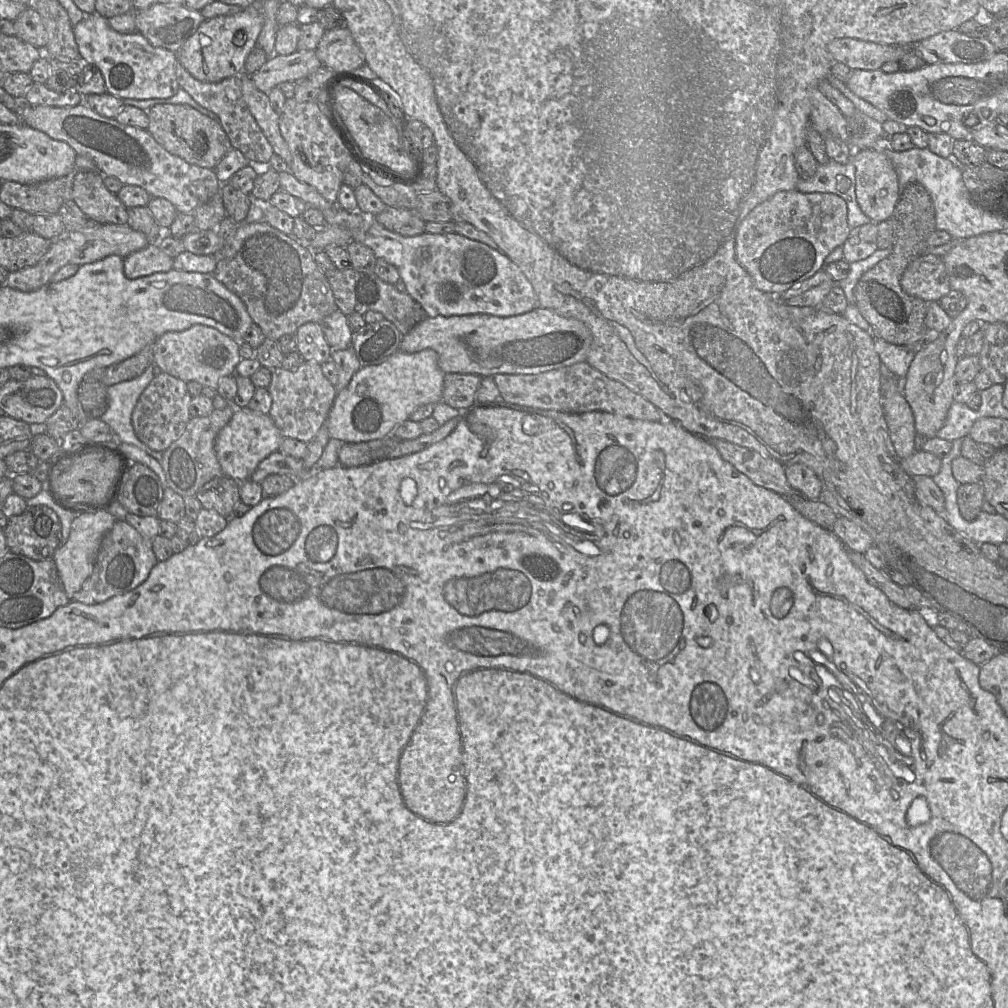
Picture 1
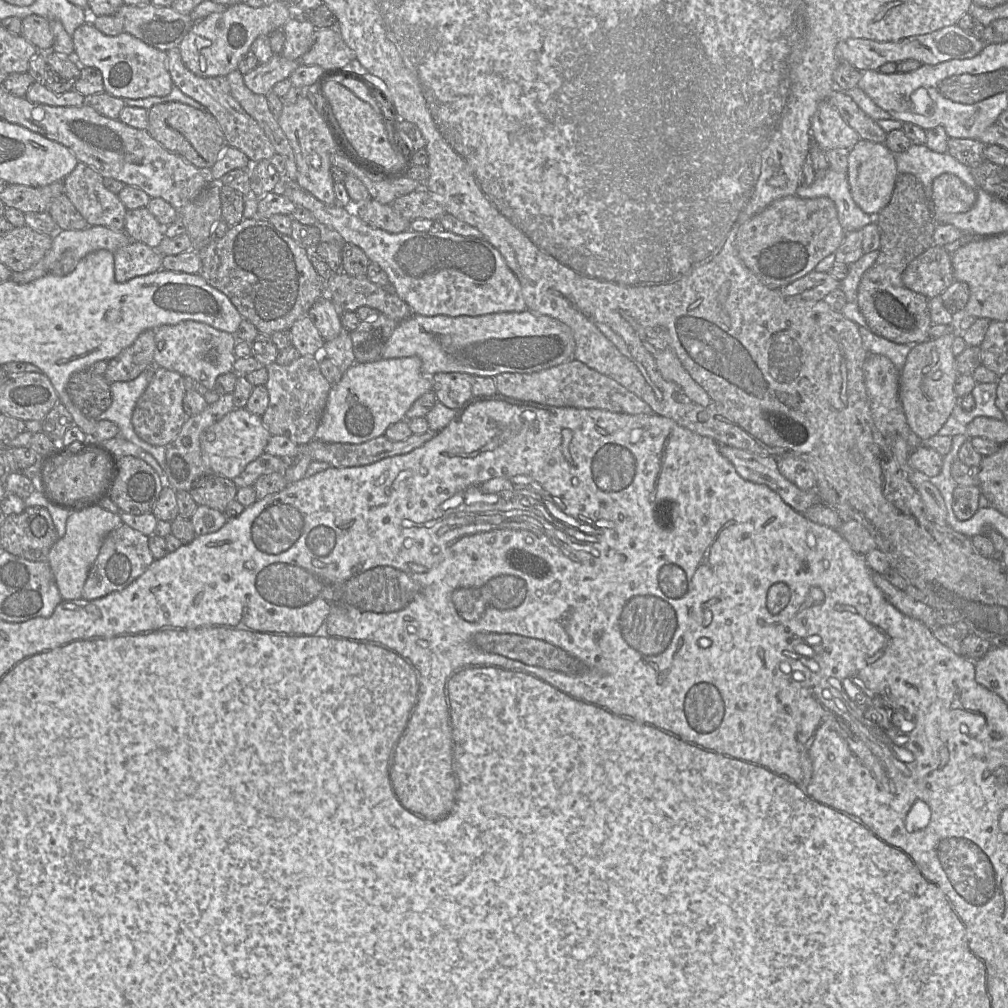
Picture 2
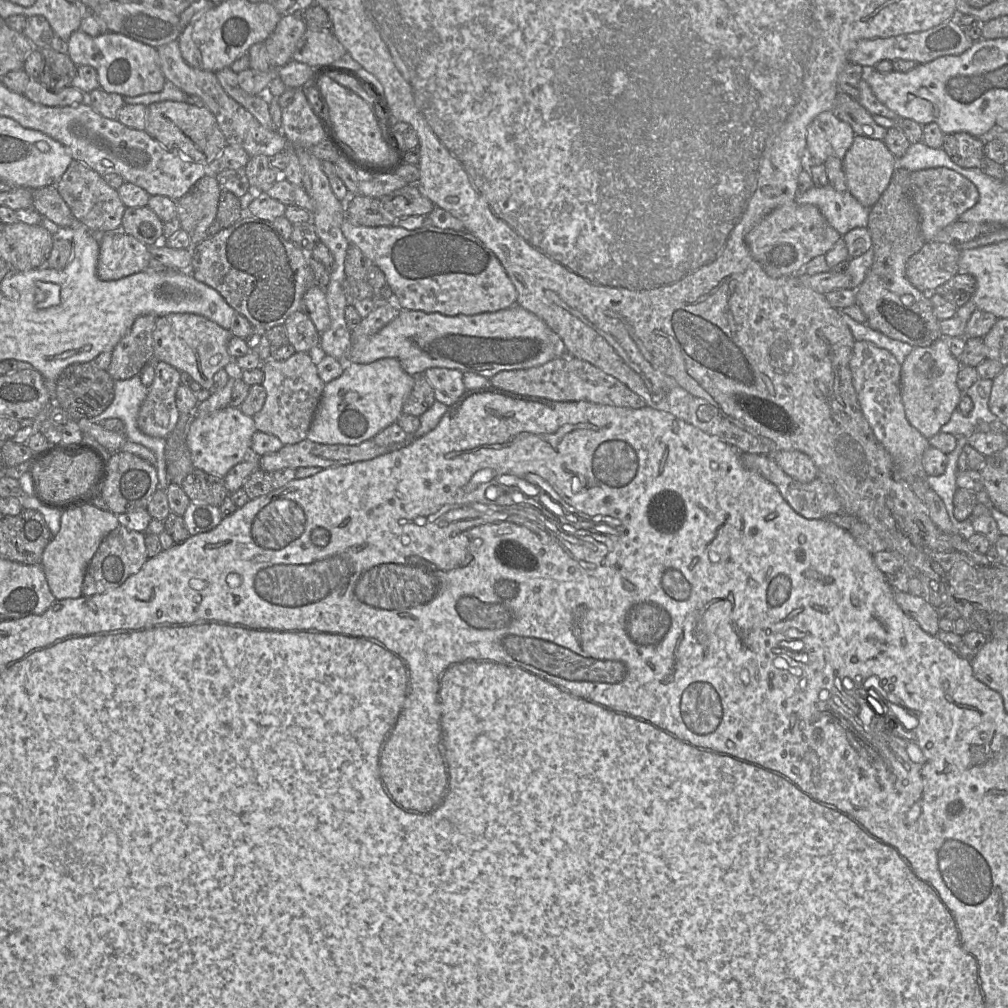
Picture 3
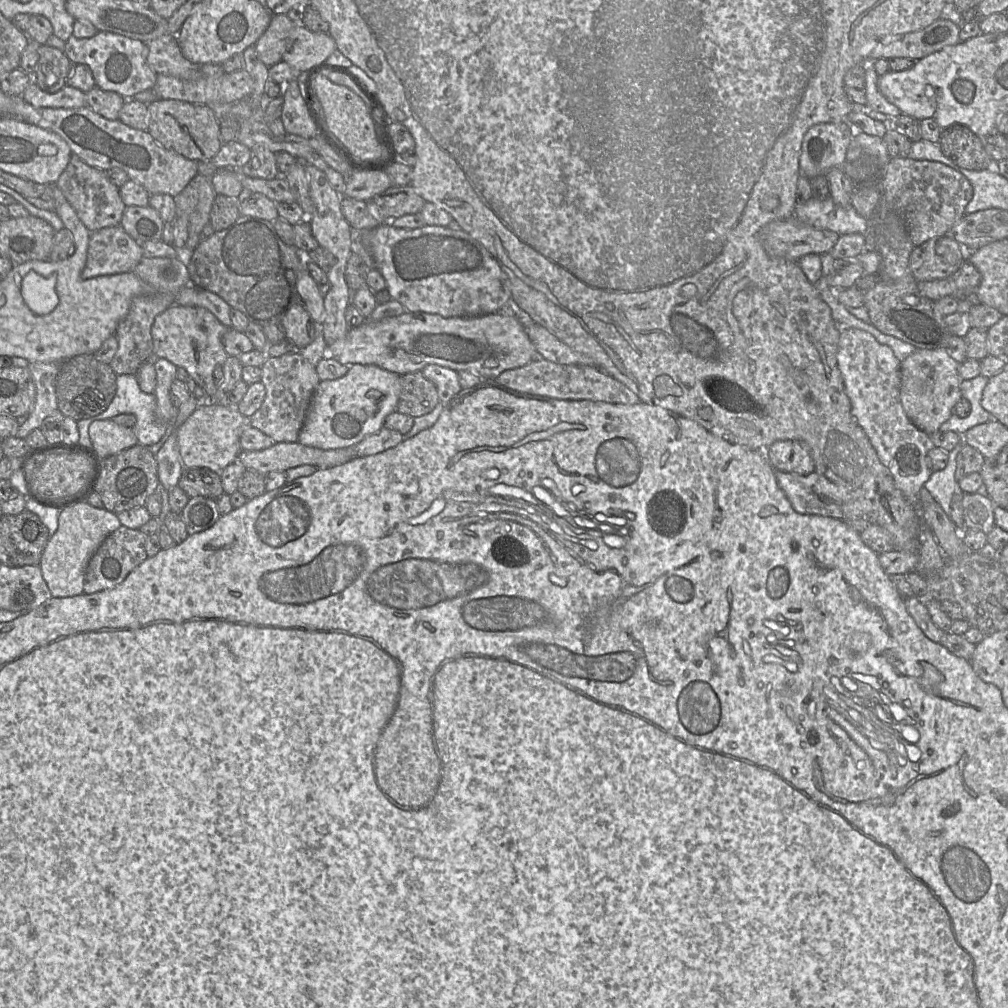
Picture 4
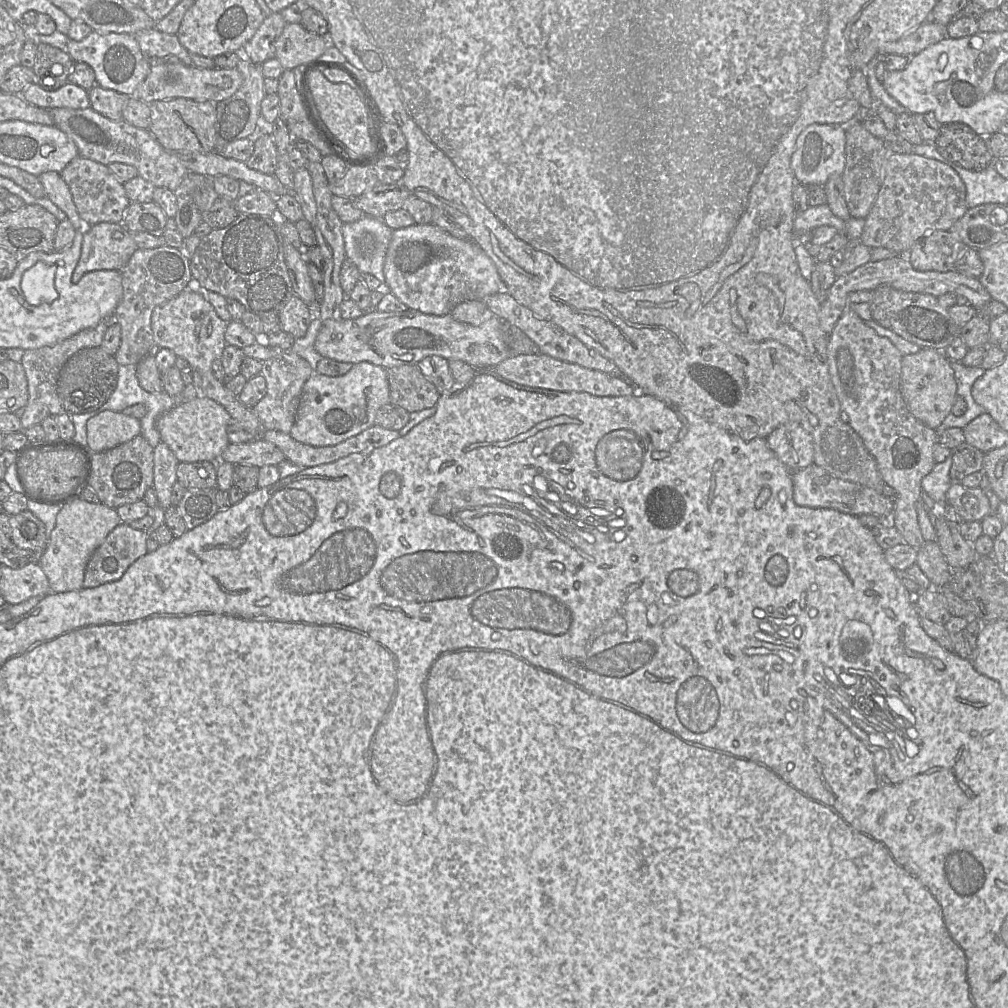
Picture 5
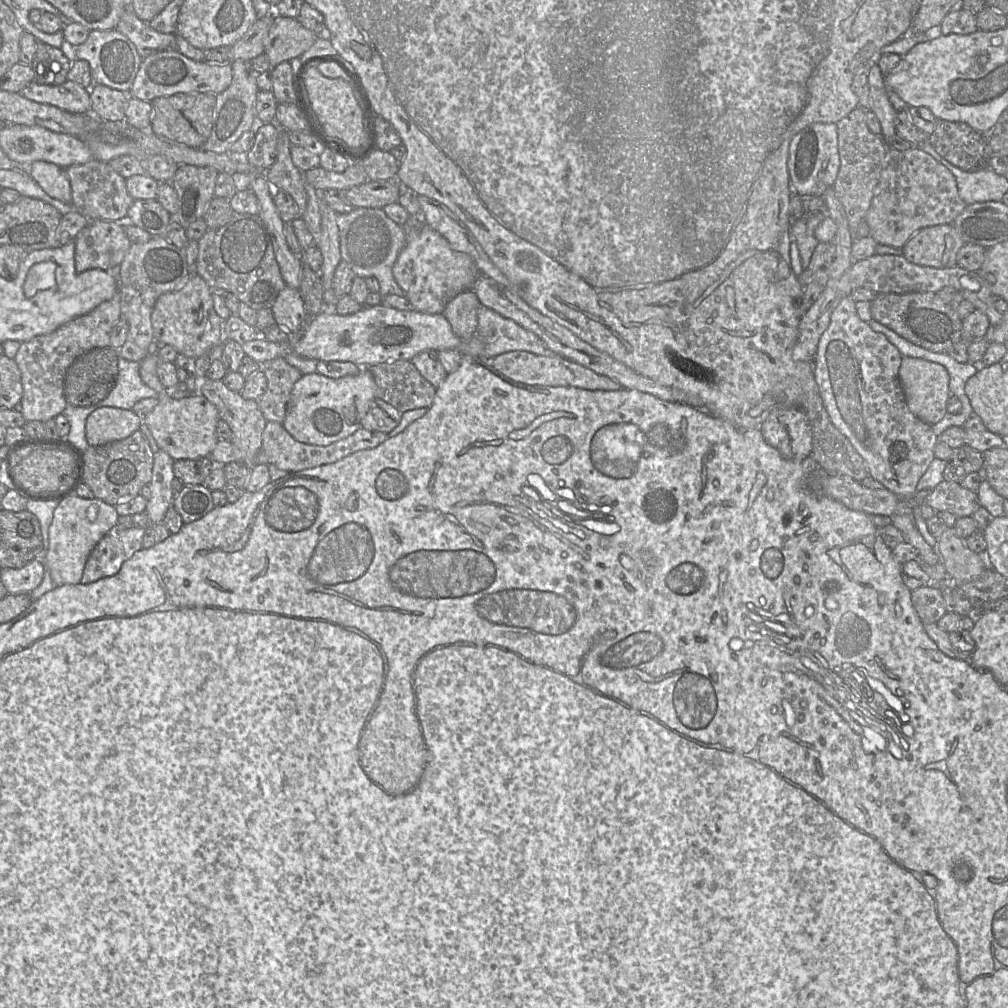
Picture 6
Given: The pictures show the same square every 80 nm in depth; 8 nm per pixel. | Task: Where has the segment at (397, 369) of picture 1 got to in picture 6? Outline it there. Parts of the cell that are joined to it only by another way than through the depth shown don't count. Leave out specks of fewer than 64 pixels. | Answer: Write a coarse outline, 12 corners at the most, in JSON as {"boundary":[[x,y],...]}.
{"boundary":[[366,367],[304,374],[282,424],[329,445],[362,428],[376,384]]}

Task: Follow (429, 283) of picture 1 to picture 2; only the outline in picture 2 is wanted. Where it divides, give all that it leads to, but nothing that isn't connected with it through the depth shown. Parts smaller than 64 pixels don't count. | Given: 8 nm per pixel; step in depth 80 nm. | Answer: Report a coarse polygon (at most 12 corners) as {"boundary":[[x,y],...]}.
{"boundary":[[298,184],[275,193],[361,248],[423,316],[527,309],[484,238],[390,233]]}

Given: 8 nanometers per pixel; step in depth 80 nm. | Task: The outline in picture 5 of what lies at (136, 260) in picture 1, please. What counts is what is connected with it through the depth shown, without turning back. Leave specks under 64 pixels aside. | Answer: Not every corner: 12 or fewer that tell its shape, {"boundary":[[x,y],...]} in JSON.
{"boundary":[[123,223],[87,226],[72,282],[121,272],[137,249]]}

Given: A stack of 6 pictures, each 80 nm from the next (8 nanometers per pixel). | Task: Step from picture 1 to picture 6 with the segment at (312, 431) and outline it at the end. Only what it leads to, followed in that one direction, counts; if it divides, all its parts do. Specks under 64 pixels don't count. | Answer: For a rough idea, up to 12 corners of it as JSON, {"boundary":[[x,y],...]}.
{"boundary":[[283,357],[260,364],[267,387],[257,400],[266,421],[282,424],[303,374]]}

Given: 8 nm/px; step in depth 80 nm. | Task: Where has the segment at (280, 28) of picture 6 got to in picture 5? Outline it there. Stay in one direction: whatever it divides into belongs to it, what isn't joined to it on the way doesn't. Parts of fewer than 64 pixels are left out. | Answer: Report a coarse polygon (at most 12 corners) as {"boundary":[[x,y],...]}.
{"boundary":[[287,23],[275,40],[286,70],[322,60],[327,35]]}

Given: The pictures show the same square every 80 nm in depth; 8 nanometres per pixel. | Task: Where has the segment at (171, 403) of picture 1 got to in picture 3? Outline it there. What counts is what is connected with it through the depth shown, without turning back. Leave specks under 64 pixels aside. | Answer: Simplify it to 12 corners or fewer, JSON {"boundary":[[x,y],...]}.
{"boundary":[[156,362],[137,418],[144,434],[167,439],[180,417],[179,370]]}

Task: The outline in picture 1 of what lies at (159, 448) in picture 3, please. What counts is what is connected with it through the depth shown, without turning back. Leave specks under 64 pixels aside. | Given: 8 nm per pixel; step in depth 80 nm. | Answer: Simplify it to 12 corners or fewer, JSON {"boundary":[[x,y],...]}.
{"boundary":[[151,364],[140,376],[107,388],[100,420],[119,442],[138,447],[160,463],[163,452],[140,441],[132,413],[161,371]]}

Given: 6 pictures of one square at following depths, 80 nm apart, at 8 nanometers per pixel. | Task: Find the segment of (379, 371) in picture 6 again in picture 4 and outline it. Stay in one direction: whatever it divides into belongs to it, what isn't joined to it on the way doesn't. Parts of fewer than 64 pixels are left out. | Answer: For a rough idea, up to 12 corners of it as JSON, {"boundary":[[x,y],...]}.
{"boundary":[[421,371],[399,375],[399,412],[415,418],[440,402]]}

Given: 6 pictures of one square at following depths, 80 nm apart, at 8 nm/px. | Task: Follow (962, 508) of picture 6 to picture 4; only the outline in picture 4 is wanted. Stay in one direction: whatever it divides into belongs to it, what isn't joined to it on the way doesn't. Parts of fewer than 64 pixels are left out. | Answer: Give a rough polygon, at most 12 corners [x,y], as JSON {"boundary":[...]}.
{"boundary":[[965,493],[965,528],[988,534],[995,526],[988,495]]}

